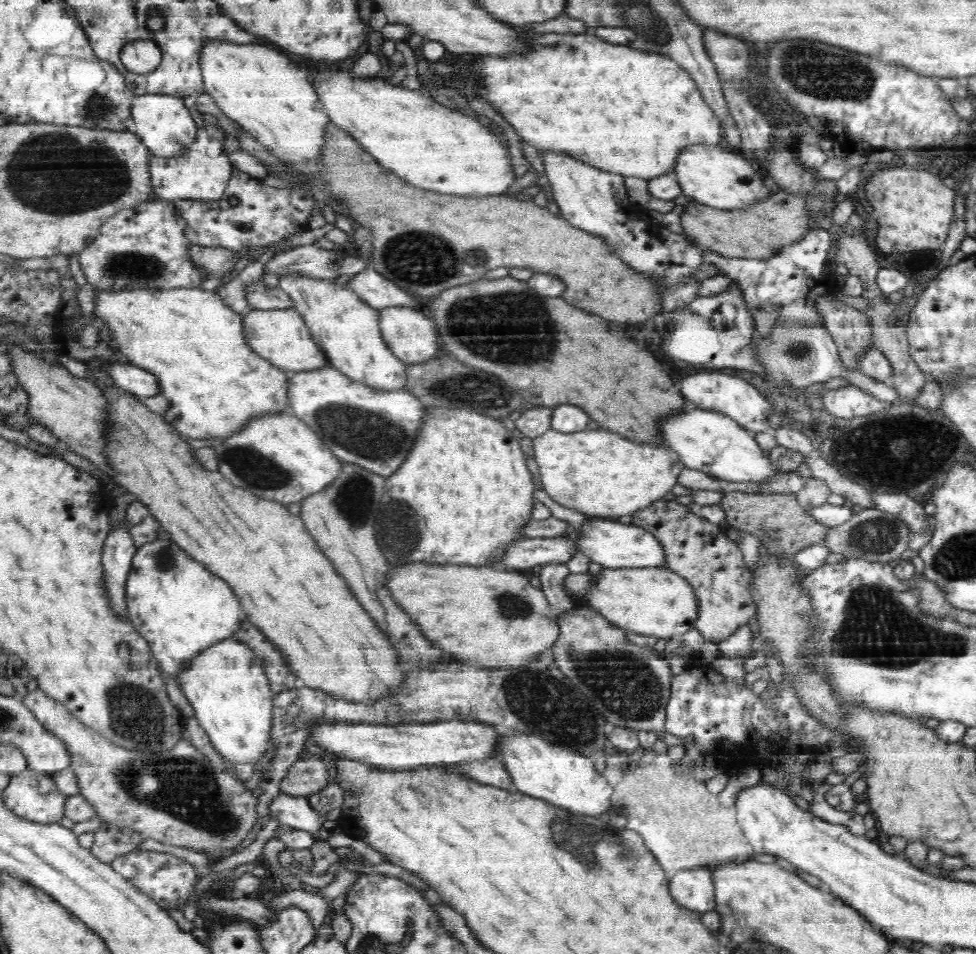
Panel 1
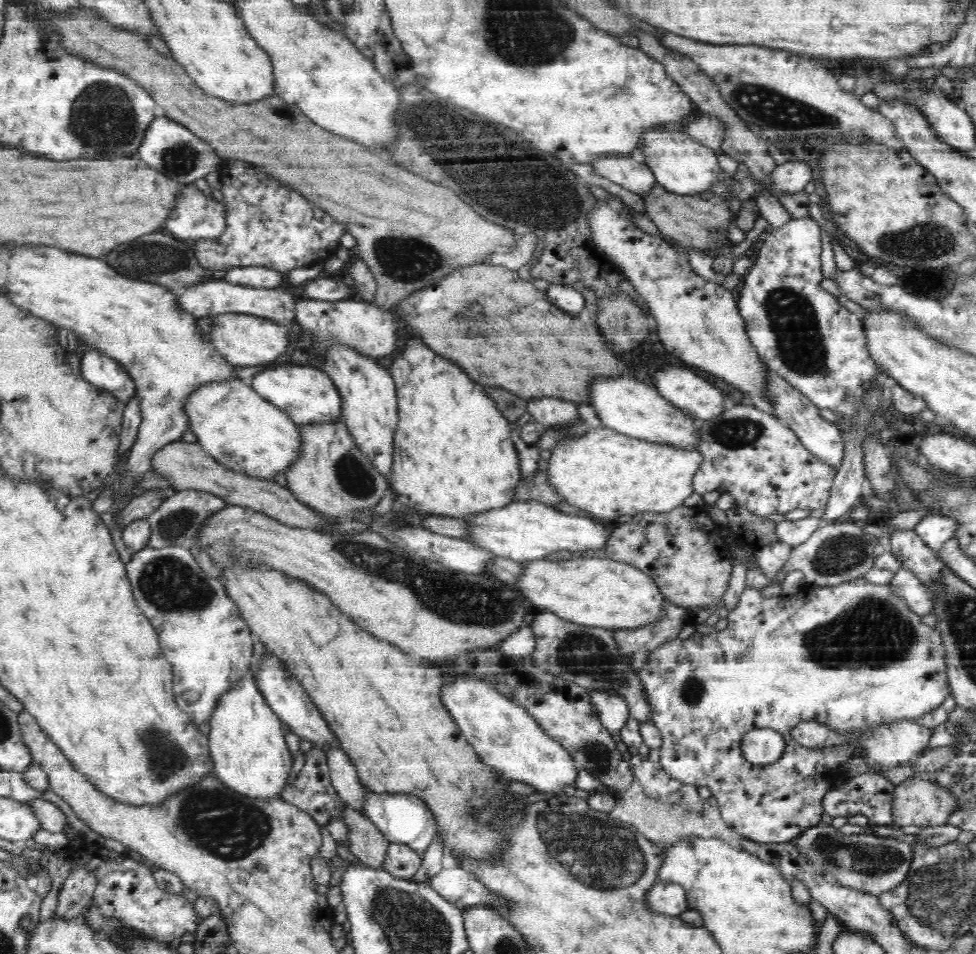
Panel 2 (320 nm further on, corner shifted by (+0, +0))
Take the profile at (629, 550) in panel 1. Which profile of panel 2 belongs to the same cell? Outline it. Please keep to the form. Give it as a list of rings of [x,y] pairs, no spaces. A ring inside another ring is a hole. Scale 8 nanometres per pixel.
[[[514,501],[507,507],[486,511],[483,515],[464,516],[462,520],[468,525],[468,538],[463,538],[464,541],[473,542],[496,557],[522,564],[542,560],[557,551],[581,551],[584,555],[593,554],[593,550],[602,552],[612,536],[596,519],[571,516],[538,501]]]

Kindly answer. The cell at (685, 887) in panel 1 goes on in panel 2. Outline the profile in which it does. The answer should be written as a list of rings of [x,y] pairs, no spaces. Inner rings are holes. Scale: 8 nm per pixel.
[[[656,880],[647,896],[647,902],[647,907],[652,908],[652,912],[668,916],[679,916],[690,908],[683,885],[675,882],[664,883]]]

